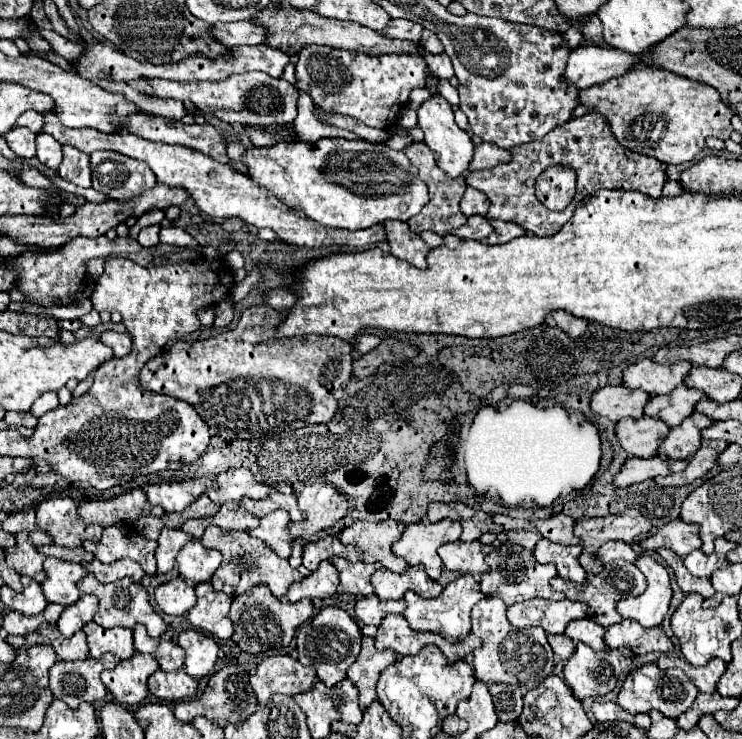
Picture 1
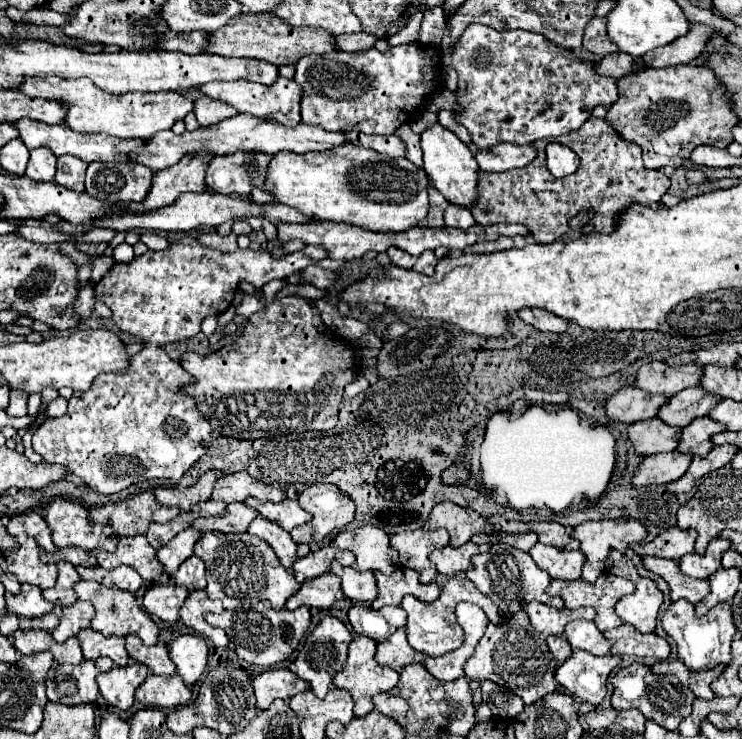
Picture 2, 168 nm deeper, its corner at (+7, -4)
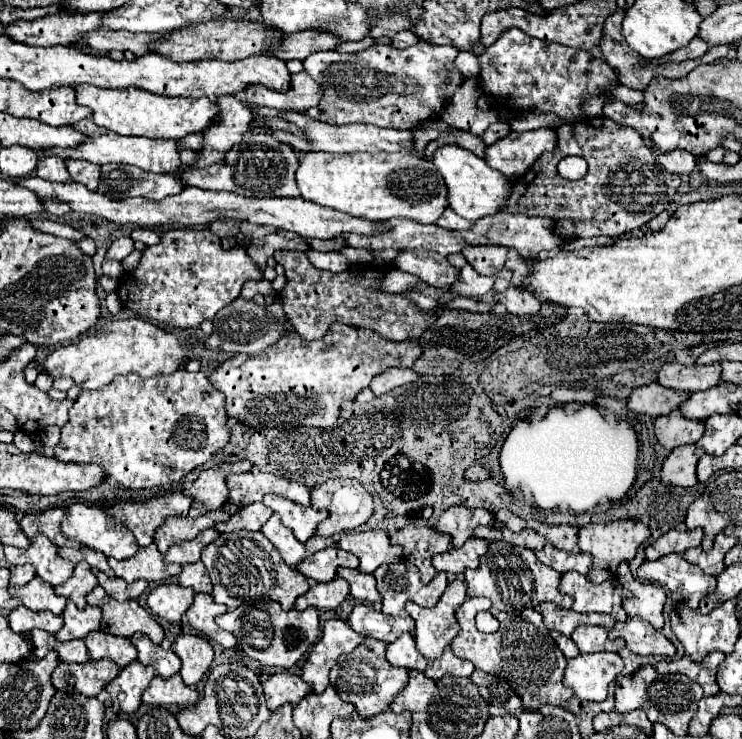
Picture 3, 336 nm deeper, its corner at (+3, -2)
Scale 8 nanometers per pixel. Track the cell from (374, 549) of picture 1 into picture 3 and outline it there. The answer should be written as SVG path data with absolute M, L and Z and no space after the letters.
M383 531L367 533L343 533L339 547L359 557L361 573L373 573L381 565L397 563L403 555L403 547L393 545Z

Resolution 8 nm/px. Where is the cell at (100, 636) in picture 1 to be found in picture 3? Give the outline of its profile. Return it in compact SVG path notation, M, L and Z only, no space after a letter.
M93 631L85 637L91 659L111 659L121 669L137 659L137 649L127 637L115 637L103 631Z

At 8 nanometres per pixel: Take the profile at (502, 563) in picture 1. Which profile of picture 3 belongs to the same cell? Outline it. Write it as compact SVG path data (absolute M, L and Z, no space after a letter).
M507 541L491 543L487 553L481 557L479 569L467 569L463 577L467 583L467 597L487 597L491 599L493 607L501 611L521 611L543 601L553 601L563 609L571 609L573 605L573 597L559 591L561 573L543 565L531 549L517 547Z

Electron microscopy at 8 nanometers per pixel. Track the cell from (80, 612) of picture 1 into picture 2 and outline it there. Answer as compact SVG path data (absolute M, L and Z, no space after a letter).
M77 601L77 603L71 605L71 607L63 607L61 621L59 621L59 625L51 631L53 639L55 639L57 643L63 643L65 639L77 635L81 629L89 627L93 615L95 615L95 609L93 609L91 603L87 603L87 601Z

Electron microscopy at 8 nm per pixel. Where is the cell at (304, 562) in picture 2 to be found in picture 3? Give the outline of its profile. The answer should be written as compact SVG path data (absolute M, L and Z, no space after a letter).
M329 547L323 551L317 551L303 559L297 569L303 573L307 579L313 579L317 583L327 583L337 577L339 567L357 567L359 559L339 547Z

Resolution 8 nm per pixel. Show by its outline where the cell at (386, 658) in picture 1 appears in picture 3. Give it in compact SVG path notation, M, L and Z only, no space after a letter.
M365 637L365 641L355 651L345 653L343 657L339 657L339 661L329 671L331 685L335 687L337 695L343 701L355 705L355 709L357 709L357 713L361 717L373 717L373 715L377 715L381 711L387 711L391 701L407 685L409 671L403 669L403 667L391 667L389 661L385 659L385 649L387 649L385 641Z

